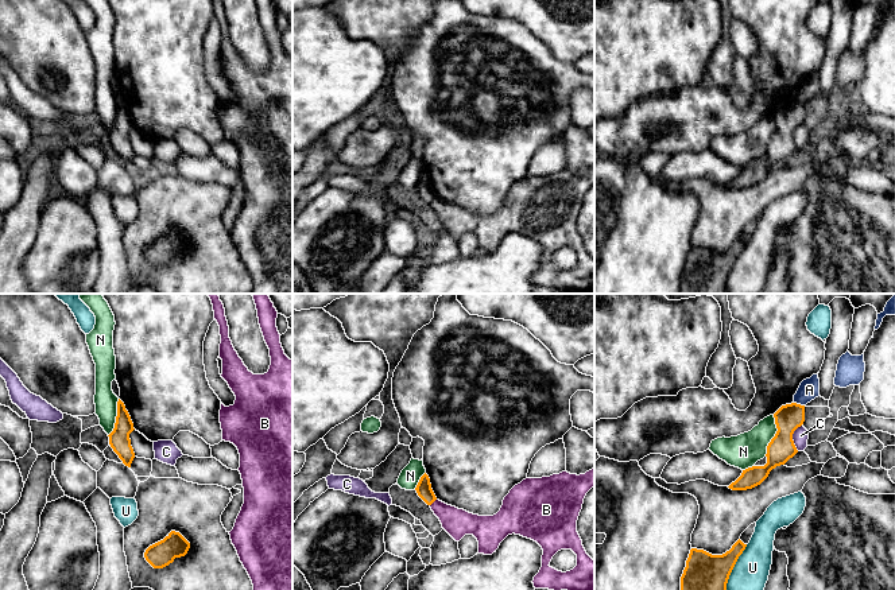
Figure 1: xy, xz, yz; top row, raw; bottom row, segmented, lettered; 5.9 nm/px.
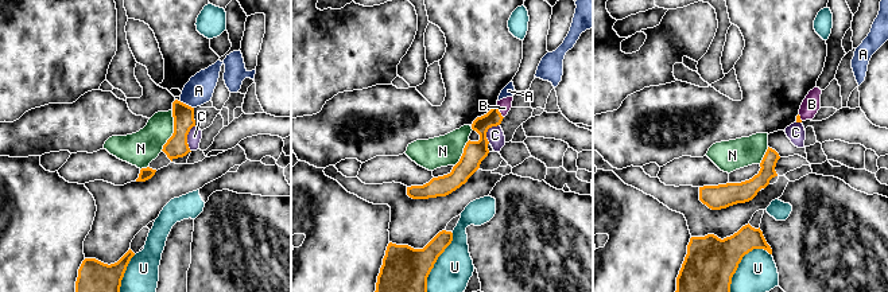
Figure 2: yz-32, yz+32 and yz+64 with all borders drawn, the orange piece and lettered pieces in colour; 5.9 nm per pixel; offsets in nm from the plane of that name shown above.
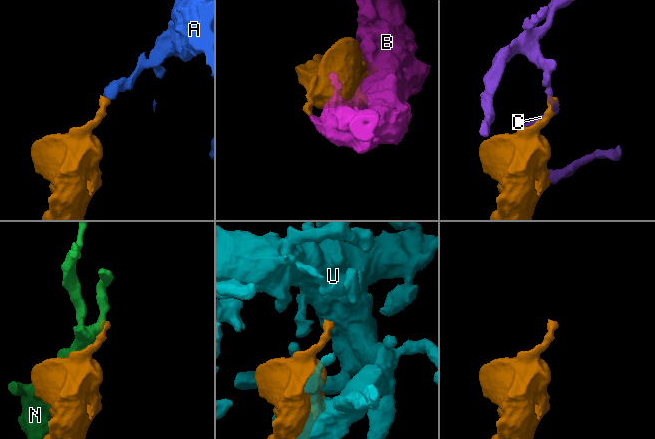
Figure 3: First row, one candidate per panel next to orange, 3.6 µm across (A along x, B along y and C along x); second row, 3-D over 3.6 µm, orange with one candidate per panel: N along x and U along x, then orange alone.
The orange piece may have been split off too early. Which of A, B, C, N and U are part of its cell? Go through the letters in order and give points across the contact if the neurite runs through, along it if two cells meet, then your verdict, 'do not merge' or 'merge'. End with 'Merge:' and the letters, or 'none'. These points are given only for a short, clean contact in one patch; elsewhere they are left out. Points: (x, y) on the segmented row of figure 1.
A: border along yz (794, 402), (804, 406); do not merge
B: do not merge
C: do not merge
N: do not merge
U: do not merge
Merge: none

